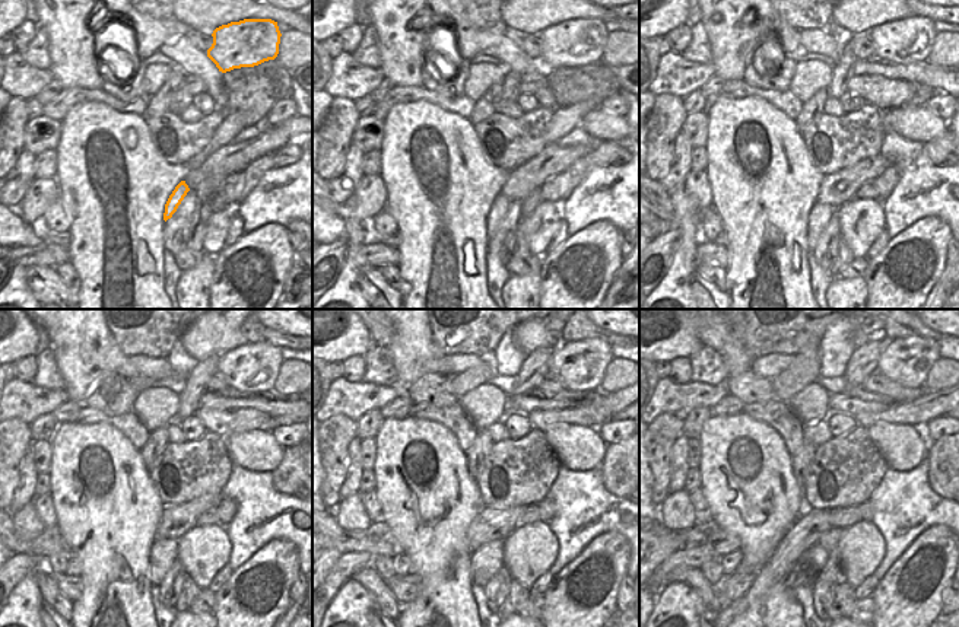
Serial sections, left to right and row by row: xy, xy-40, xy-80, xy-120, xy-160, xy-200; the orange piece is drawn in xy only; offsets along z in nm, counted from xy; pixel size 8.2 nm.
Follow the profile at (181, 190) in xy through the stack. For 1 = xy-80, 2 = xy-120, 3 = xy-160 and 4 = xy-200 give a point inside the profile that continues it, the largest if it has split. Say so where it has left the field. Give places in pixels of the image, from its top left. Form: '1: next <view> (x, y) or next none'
1: next xy-80 (821, 213)
2: next xy-120 (164, 553)
3: next xy-160 (485, 562)
4: next xy-200 (815, 557)

